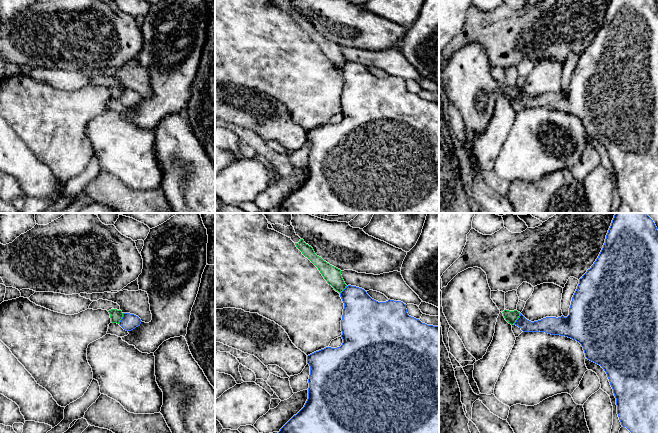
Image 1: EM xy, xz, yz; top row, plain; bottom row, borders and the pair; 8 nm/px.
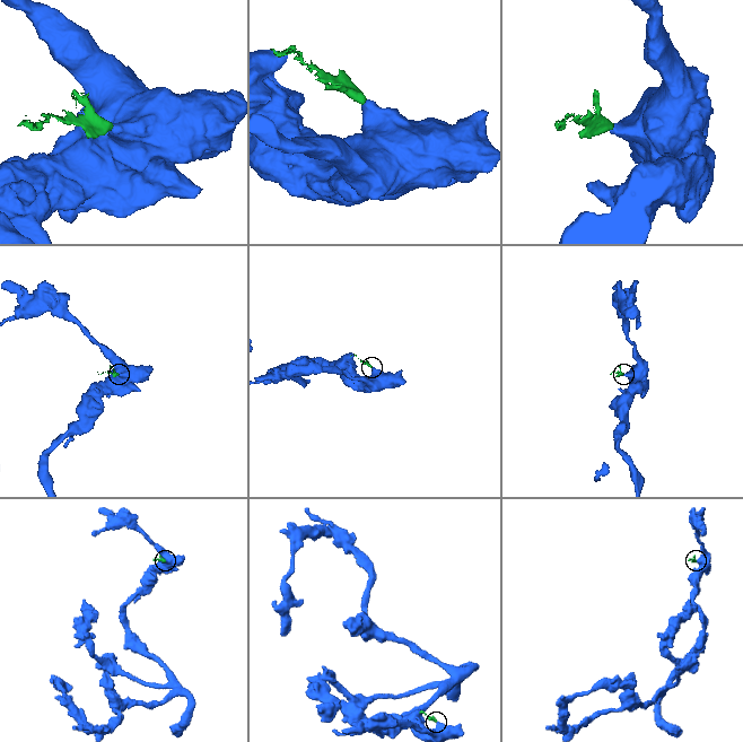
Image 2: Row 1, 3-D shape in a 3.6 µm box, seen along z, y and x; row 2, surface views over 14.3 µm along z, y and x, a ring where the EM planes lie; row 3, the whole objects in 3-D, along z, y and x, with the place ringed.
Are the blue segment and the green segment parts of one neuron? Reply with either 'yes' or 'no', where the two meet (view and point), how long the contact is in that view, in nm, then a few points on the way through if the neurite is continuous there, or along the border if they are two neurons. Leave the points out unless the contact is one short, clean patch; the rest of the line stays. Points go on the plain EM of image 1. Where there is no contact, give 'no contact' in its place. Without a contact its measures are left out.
no; meets blue in xy at (122, 94); contact 100 nm long; border along xy (123, 89), (118, 99)

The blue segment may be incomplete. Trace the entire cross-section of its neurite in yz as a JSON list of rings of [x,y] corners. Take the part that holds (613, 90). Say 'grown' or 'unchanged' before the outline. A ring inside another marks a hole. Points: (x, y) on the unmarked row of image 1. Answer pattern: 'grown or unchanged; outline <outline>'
unchanged; outline [[[611,0],[603,24],[590,45],[579,55],[572,73],[569,91],[564,93],[546,93],[531,98],[521,89],[514,101],[523,108],[545,108],[576,116],[583,123],[585,133],[600,141],[607,150],[616,174],[617,190],[621,201],[631,208],[631,213],[658,213],[658,6],[655,0]]]

